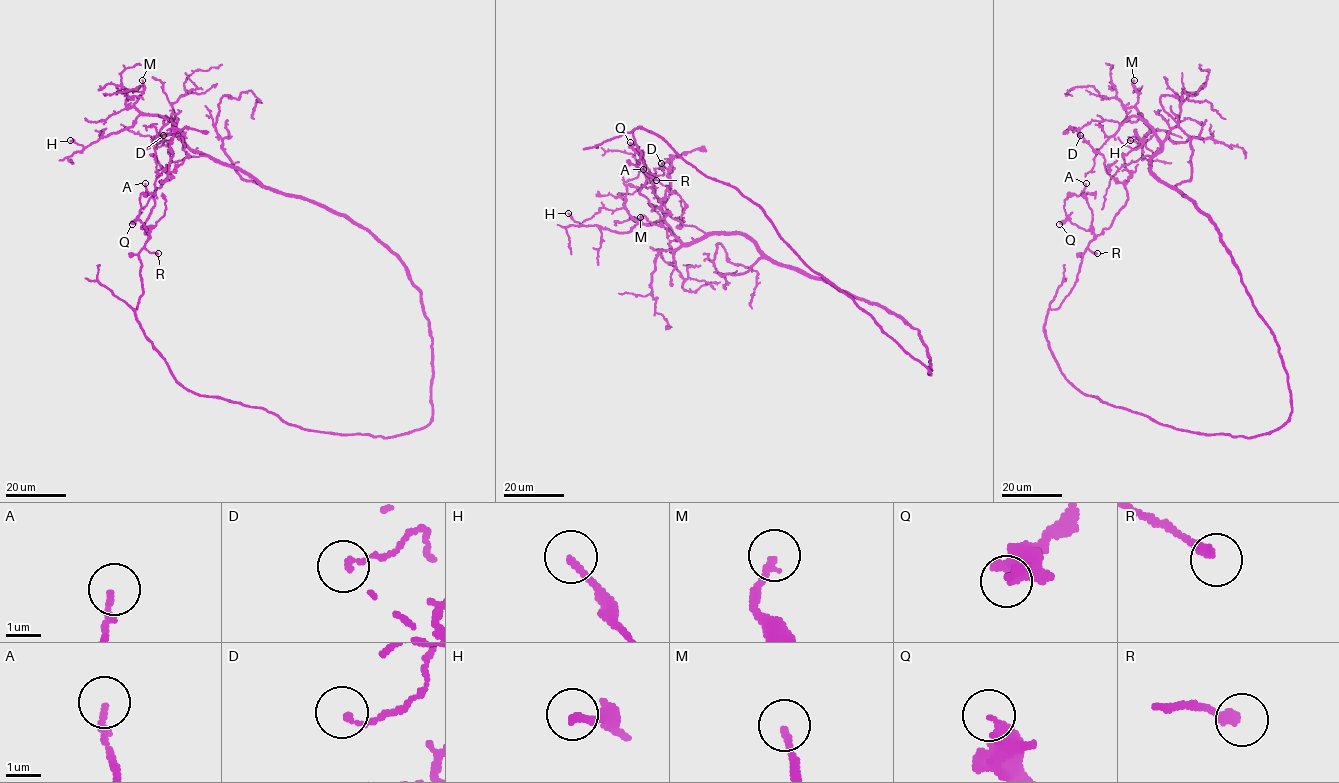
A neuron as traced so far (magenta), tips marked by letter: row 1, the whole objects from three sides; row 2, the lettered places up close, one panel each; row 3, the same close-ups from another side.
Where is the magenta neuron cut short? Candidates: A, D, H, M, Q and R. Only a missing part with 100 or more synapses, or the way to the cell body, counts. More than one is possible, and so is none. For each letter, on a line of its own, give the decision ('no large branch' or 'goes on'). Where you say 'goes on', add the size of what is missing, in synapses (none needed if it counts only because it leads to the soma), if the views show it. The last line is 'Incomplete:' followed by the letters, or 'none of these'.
A: no large branch
D: no large branch
H: no large branch
M: no large branch
Q: no large branch
R: no large branch
Incomplete: none of these

